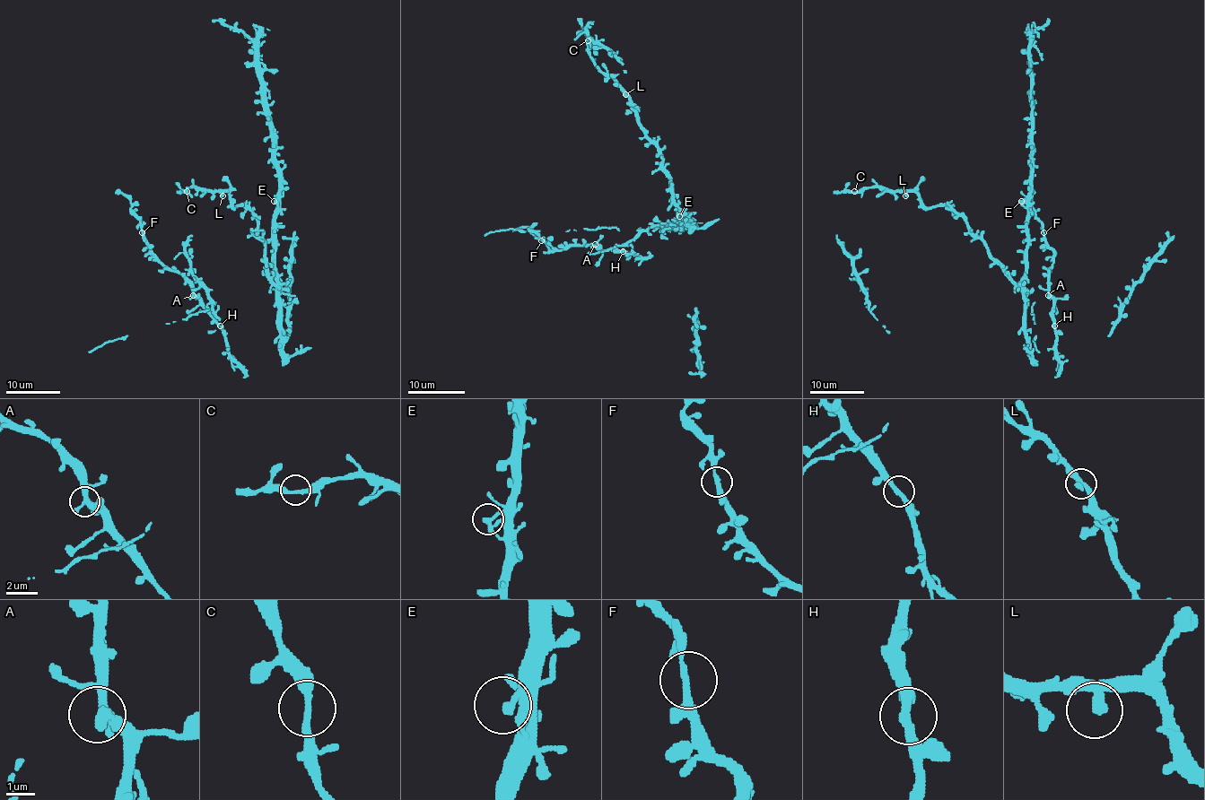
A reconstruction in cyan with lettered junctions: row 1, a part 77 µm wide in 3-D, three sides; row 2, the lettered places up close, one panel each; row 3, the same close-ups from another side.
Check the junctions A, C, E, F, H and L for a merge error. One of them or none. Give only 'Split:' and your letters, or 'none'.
Split: none

